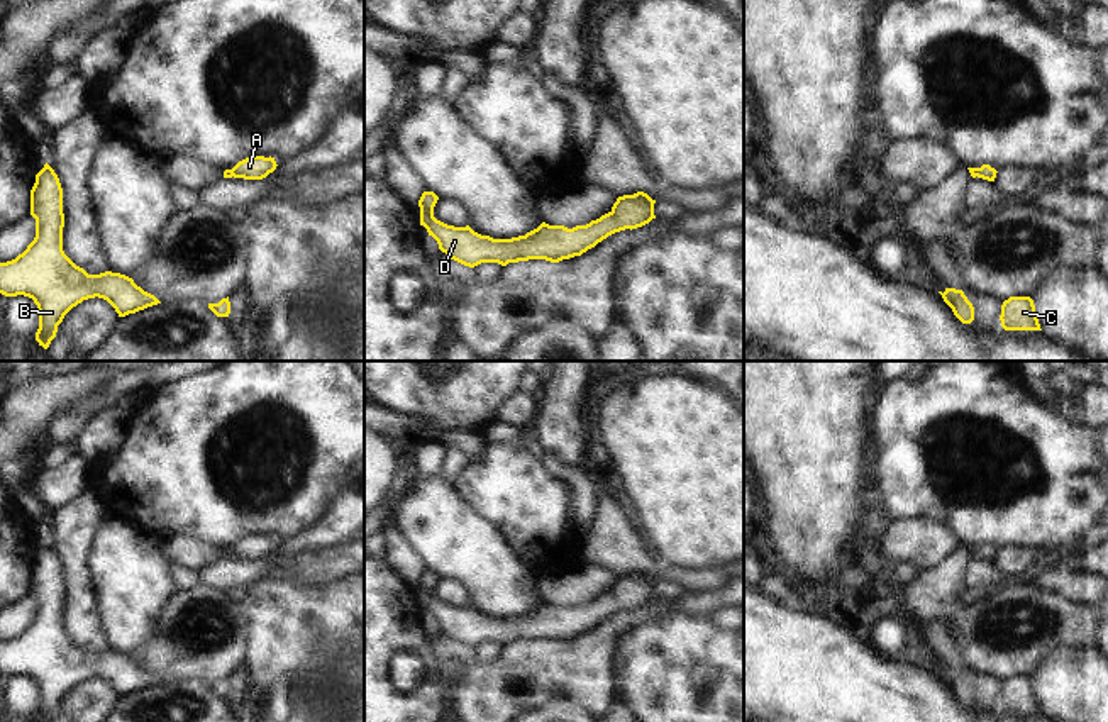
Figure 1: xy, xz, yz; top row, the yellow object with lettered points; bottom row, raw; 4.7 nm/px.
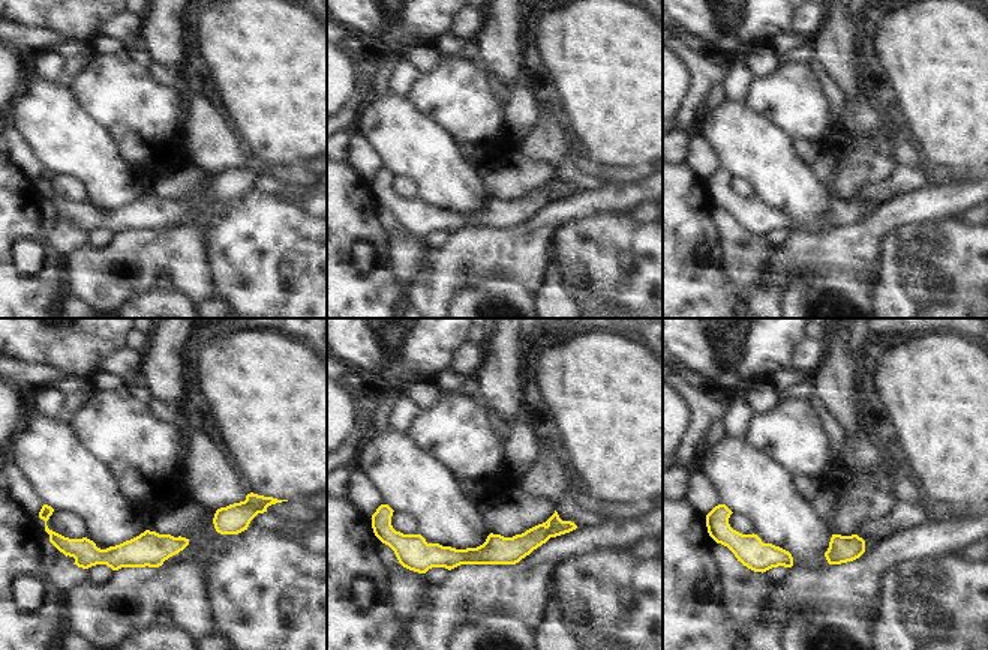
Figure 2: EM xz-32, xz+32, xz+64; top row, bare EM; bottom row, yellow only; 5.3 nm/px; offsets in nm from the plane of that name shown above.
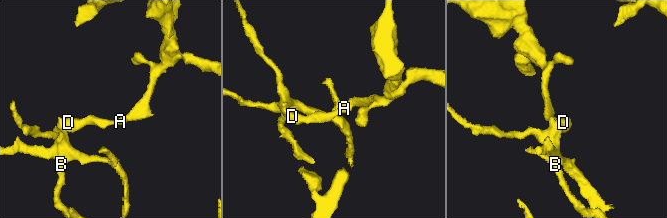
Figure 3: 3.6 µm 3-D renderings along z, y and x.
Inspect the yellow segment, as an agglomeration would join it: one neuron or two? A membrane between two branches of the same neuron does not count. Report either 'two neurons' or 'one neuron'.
one neuron

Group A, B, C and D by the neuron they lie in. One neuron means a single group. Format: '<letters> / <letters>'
A B C D

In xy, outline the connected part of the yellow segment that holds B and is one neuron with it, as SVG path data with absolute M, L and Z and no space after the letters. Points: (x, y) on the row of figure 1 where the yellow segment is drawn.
M47 163L30 190L30 215L36 219L36 237L15 259L0 263L0 293L34 300L39 346L49 347L64 315L83 300L103 298L119 317L161 303L132 278L112 271L88 275L64 254L63 188Z

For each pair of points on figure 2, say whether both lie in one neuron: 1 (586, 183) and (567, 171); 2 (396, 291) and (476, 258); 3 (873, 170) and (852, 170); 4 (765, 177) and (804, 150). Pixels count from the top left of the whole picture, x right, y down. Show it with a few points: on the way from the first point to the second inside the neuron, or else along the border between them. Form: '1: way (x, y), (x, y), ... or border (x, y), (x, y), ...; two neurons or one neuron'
1: way (582, 182), (571, 176); one neuron
2: border (407, 285), (408, 302); two neurons
3: way (868, 170), (856, 170); one neuron
4: border (792, 141), (793, 150), (820, 180); two neurons

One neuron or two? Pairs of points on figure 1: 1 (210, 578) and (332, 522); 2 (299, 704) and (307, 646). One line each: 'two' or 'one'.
1: one
2: two

